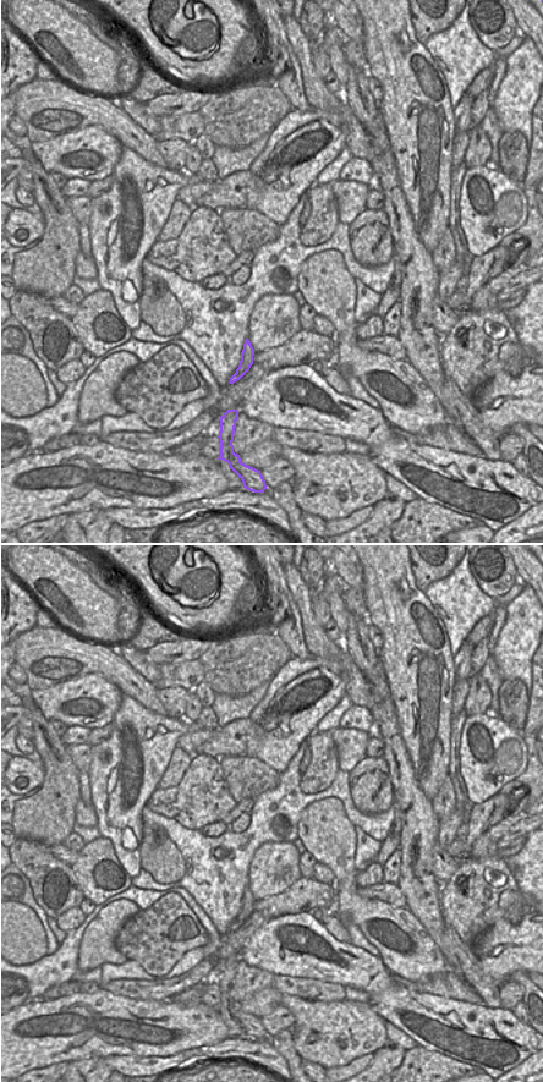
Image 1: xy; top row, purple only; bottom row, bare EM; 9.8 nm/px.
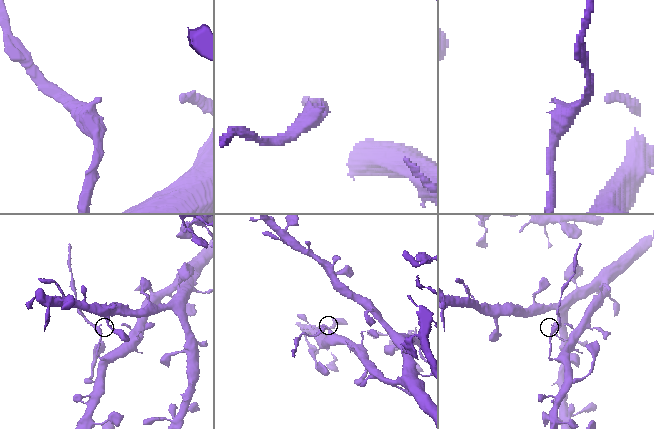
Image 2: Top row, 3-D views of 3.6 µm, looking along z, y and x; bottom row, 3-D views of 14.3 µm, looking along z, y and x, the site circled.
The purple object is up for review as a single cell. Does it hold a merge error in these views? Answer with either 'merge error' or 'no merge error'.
merge error

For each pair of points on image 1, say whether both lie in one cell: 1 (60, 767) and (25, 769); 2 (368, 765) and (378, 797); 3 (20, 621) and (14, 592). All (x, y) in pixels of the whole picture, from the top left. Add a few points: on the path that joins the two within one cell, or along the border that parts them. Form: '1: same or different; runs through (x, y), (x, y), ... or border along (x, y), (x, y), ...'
1: different; border along (40, 762), (43, 780), (39, 785)
2: same; runs through (369, 773), (372, 790)
3: same; runs through (16, 614), (14, 599)

